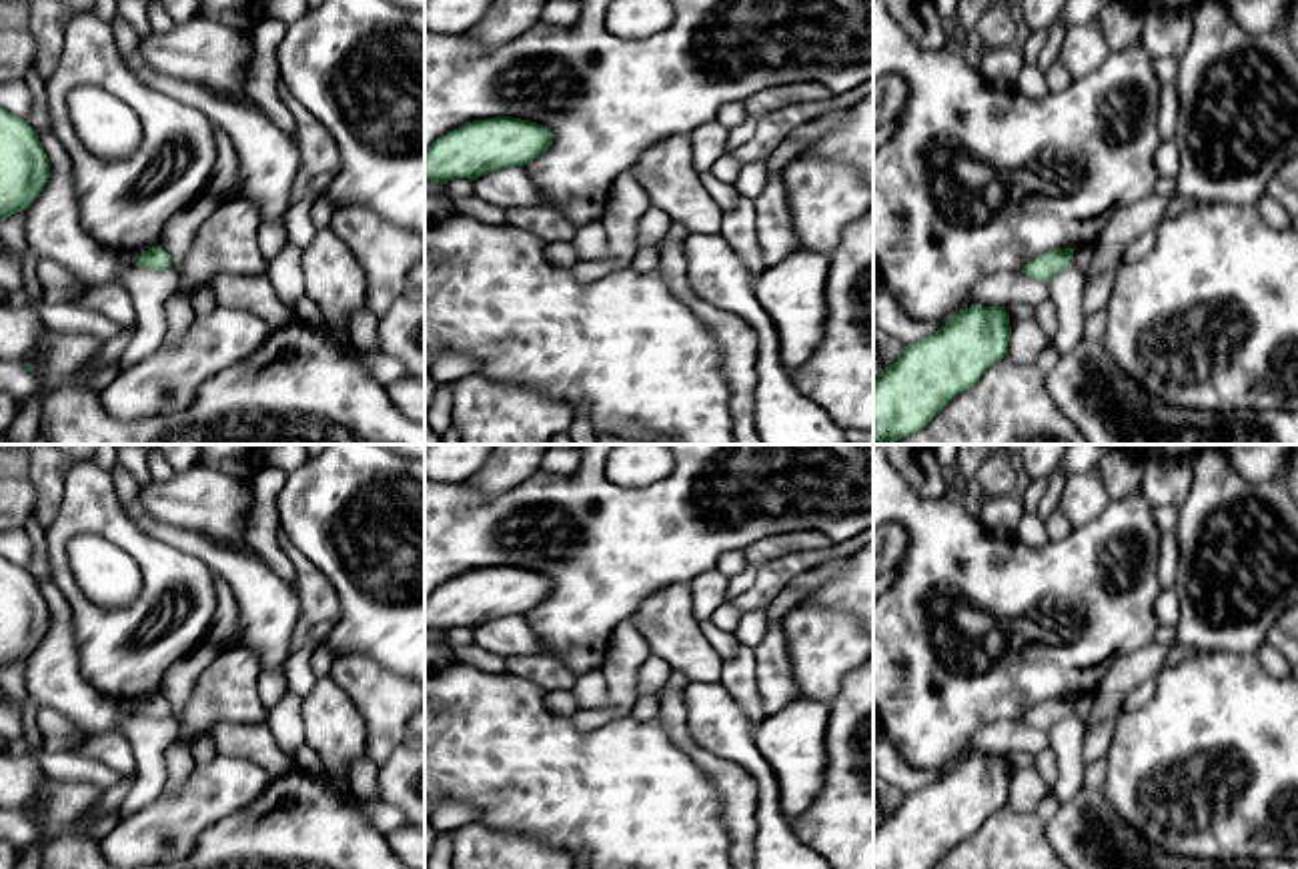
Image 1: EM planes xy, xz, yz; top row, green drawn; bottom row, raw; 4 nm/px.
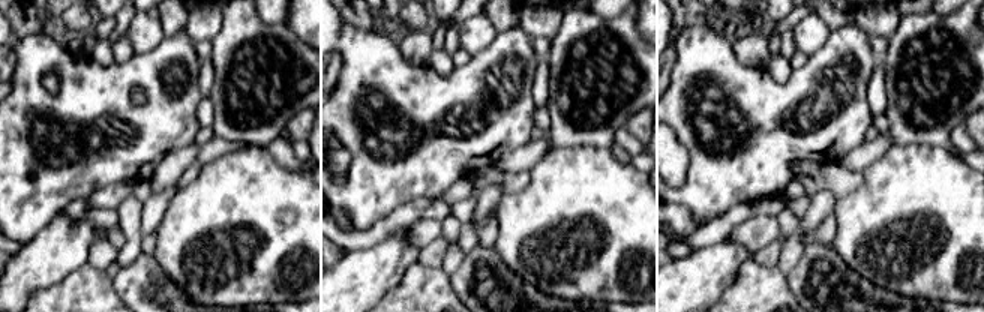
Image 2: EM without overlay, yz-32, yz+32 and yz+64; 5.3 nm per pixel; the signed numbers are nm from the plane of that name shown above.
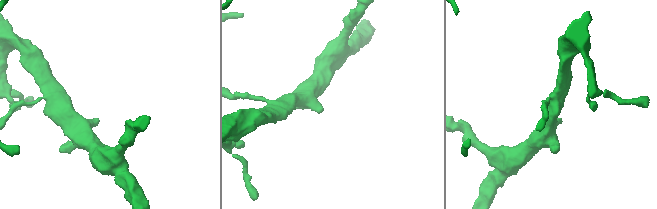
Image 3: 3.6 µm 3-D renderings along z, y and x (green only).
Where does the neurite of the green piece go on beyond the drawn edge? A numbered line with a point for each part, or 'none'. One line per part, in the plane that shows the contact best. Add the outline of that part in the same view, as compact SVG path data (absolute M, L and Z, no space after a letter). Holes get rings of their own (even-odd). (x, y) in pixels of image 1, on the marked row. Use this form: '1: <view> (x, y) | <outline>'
none

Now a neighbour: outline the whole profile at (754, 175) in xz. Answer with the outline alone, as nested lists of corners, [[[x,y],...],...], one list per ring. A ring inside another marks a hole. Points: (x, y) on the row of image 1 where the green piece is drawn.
[[[763,156],[755,162],[743,164],[741,174],[735,182],[739,196],[755,200],[767,182],[767,158]]]

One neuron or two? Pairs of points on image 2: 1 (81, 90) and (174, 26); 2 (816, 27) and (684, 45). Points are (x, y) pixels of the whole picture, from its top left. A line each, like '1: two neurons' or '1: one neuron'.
1: two neurons
2: two neurons

